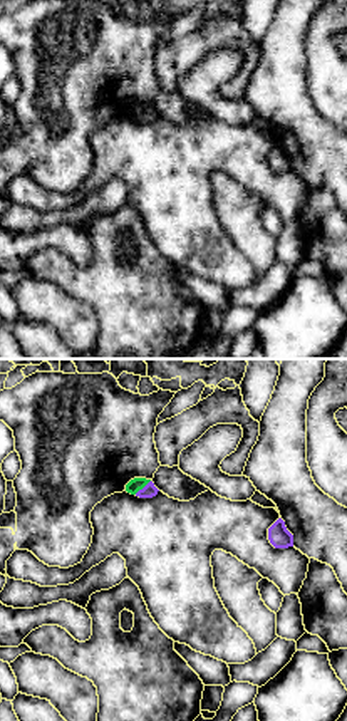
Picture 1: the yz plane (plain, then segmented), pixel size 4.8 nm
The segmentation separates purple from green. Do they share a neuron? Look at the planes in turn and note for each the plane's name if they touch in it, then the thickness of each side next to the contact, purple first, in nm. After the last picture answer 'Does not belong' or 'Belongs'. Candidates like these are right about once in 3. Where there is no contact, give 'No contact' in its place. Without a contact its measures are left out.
Touches purple in yz. Thickness 70 nm (purple) against 70 nm

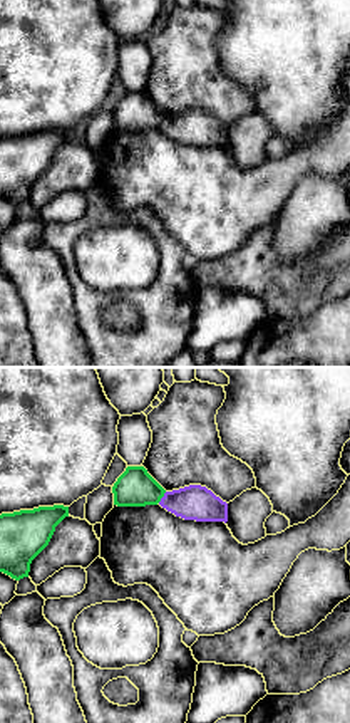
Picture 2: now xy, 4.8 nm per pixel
Touches purple in xy. Thickness 170 nm (purple) against 180 nm

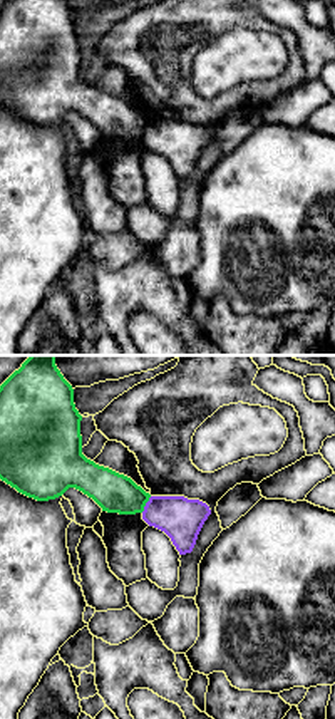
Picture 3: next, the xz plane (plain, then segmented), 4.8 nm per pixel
Touches purple in xz. Thickness 200 nm (purple) against 190 nm

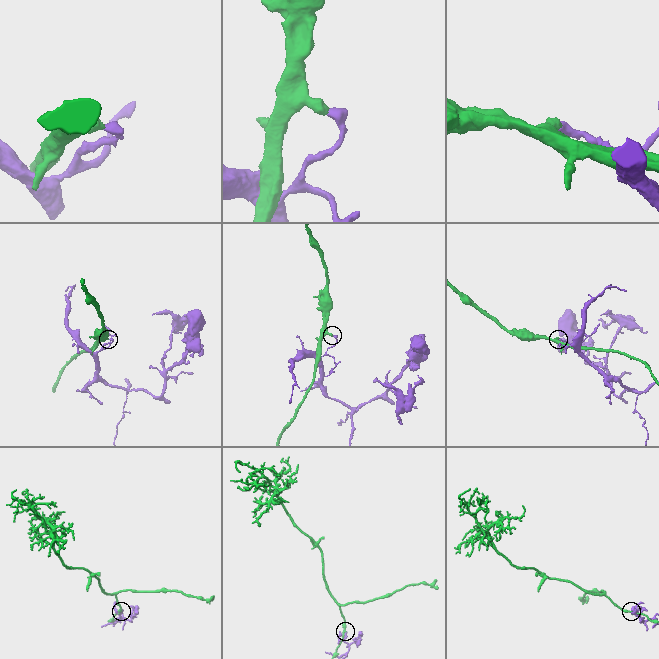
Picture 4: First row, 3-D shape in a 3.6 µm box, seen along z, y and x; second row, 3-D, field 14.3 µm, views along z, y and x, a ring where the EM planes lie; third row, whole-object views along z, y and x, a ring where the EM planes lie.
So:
Does not belong

